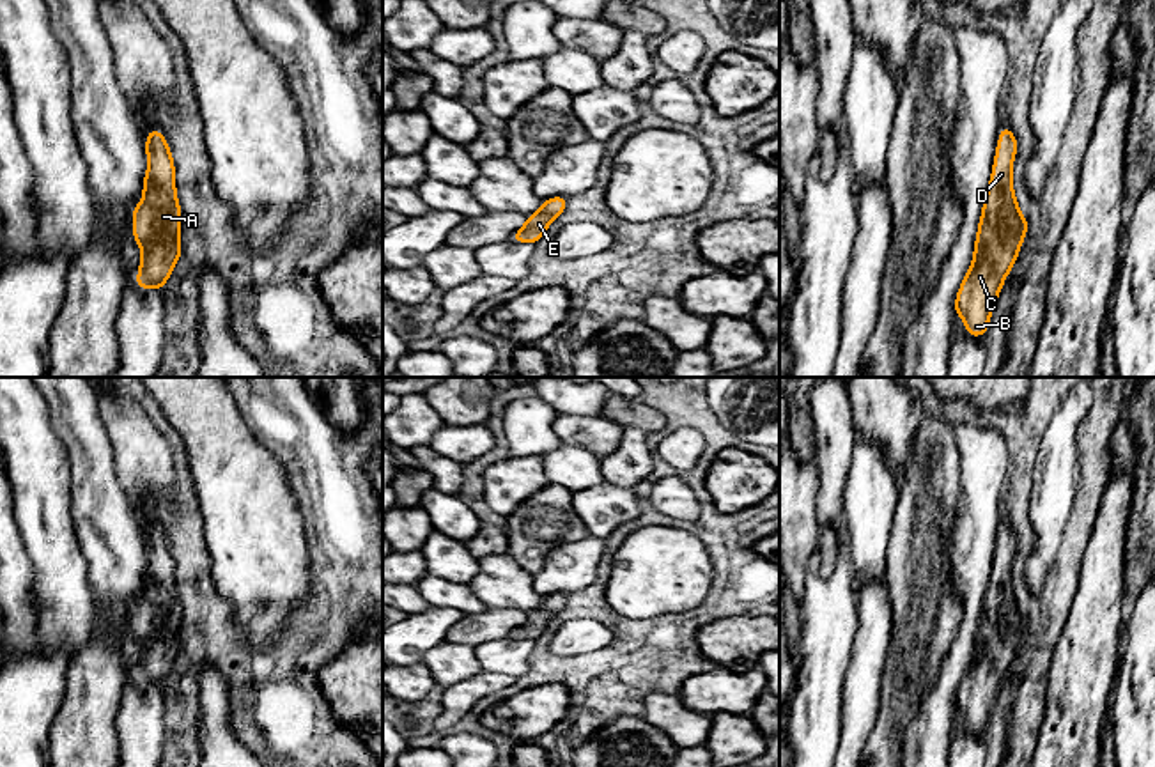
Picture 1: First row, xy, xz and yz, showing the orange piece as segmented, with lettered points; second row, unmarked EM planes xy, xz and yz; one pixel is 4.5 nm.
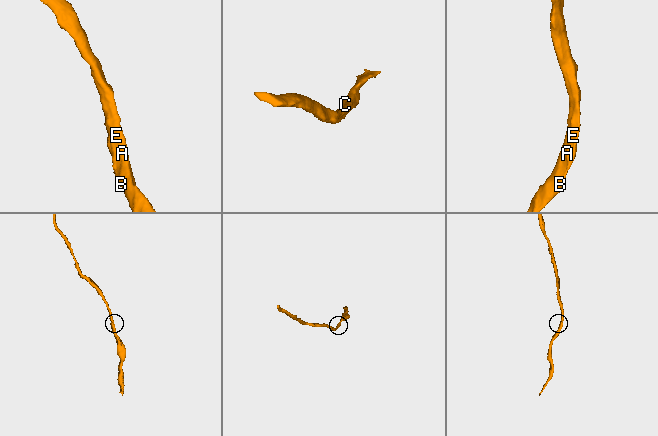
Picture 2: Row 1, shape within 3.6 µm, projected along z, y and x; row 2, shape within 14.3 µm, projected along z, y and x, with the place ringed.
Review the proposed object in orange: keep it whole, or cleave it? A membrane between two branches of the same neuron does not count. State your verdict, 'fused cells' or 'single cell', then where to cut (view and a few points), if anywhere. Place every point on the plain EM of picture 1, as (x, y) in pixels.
single cell | no cut

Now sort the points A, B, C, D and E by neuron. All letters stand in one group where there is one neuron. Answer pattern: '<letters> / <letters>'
A B C D E

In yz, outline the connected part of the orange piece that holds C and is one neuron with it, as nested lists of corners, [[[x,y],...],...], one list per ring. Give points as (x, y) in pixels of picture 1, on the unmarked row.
[[[1008,523],[999,528],[990,583],[976,631],[973,661],[955,698],[969,733],[983,733],[1006,671],[1019,654],[1027,627],[1012,583],[1017,535]]]

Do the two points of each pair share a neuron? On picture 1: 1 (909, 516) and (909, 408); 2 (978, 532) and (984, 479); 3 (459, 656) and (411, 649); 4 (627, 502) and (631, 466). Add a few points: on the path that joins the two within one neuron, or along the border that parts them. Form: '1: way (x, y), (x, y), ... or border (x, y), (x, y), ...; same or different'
1: border (923, 413), (911, 440), (902, 480), (897, 486); different
2: way (978, 519), (982, 491); same
3: border (445, 640), (434, 645), (422, 663); different
4: border (604, 479), (633, 488); different

